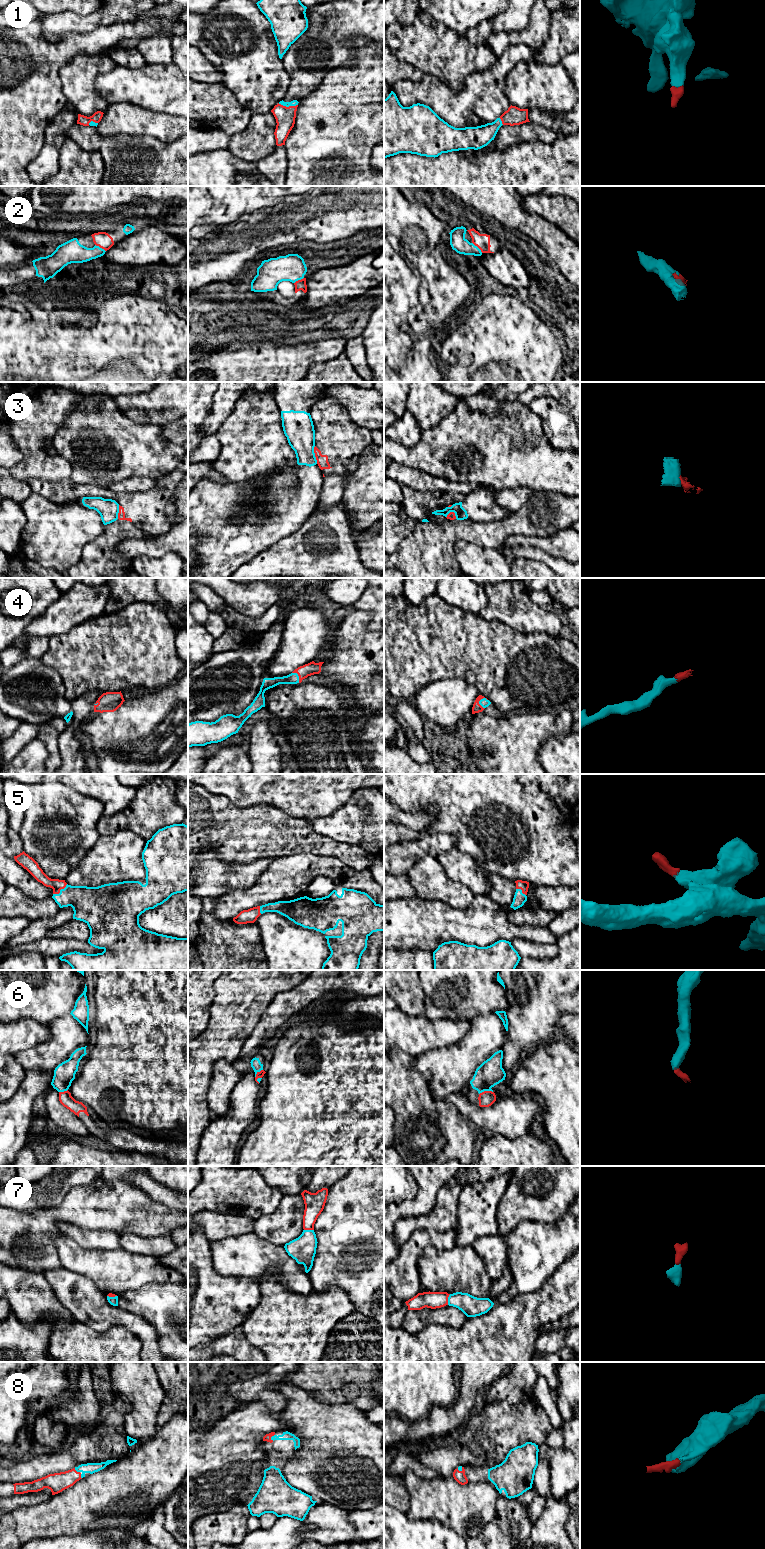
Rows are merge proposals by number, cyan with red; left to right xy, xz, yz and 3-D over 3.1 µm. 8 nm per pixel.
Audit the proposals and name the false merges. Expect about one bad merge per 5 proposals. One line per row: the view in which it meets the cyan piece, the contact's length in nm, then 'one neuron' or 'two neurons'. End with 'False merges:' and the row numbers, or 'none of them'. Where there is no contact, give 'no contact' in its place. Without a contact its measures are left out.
1: contact in xz; length 160 nm; one neuron
2: contact in yz; length 120 nm; one neuron
3: contact in xz; length 150 nm; two neurons
4: contact in yz; length 100 nm; one neuron
5: contact in xy; length 150 nm; one neuron
6: contact in yz; length 110 nm; one neuron
7: contact in yz; length 90 nm; one neuron
8: contact in xz; length 60 nm; one neuron
False merges: 3

